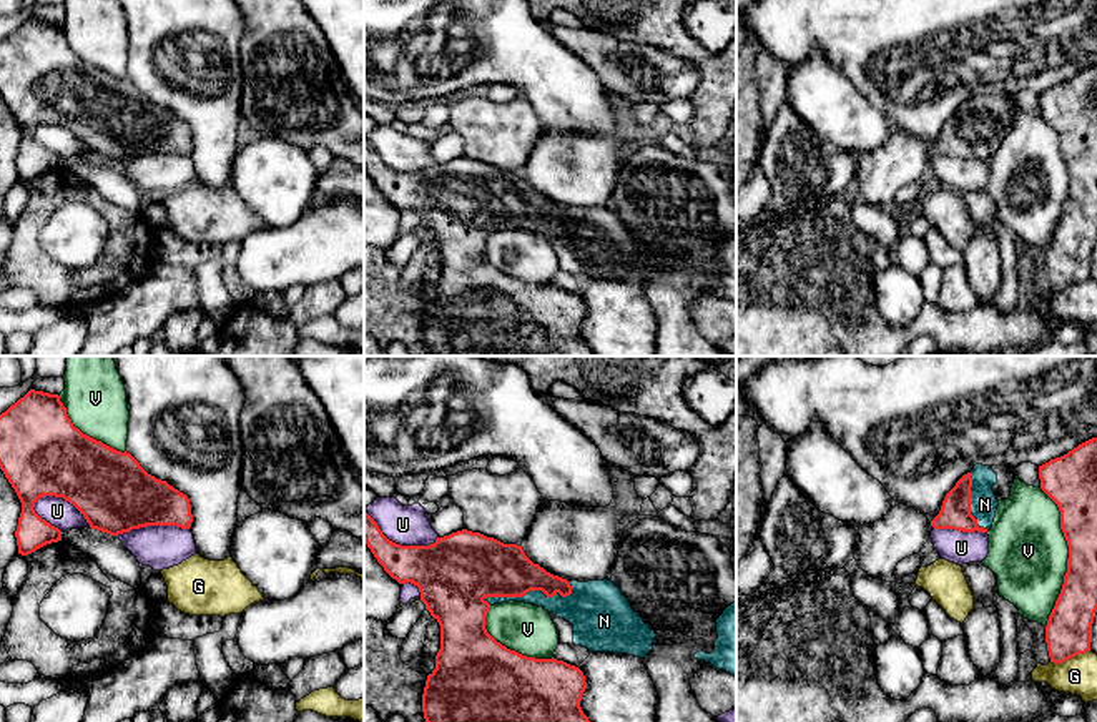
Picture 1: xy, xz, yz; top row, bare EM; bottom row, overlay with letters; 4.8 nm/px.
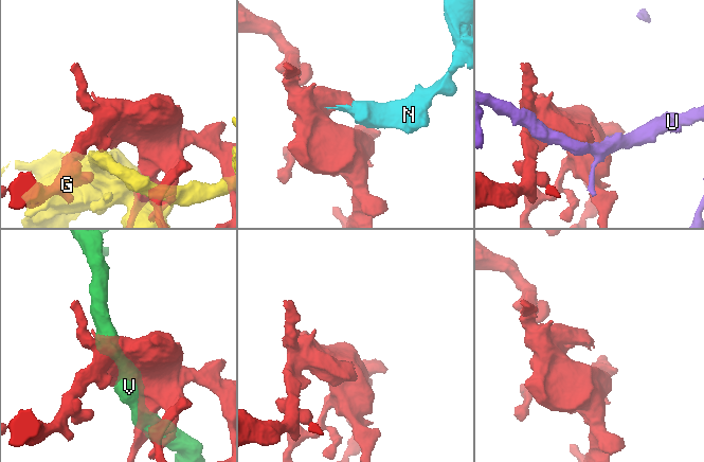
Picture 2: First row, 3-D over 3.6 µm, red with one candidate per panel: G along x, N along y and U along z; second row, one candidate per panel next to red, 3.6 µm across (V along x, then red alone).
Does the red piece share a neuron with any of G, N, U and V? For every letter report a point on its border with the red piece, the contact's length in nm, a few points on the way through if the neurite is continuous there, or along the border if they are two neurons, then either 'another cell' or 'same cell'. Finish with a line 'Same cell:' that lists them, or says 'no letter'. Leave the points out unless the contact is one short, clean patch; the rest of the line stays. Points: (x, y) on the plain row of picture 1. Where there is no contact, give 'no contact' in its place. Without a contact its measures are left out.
G: yz (1069, 285) | 200 nm | another cell
N: xz (529, 218) | 440 nm | same cell
U: xy (65, 127) | 320 nm | another cell
V: yz (1069, 185) | 650 nm | another cell
Same cell: N

